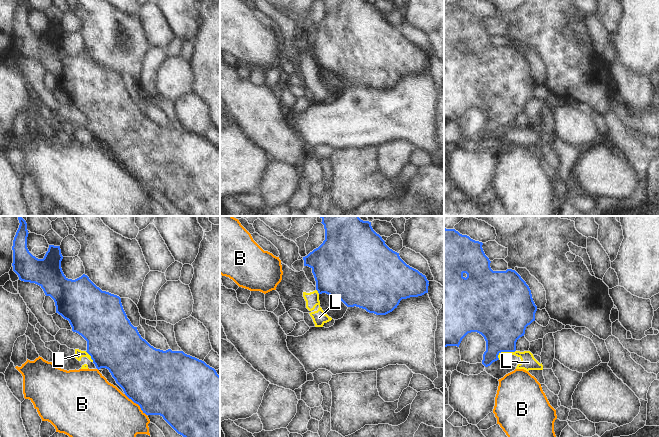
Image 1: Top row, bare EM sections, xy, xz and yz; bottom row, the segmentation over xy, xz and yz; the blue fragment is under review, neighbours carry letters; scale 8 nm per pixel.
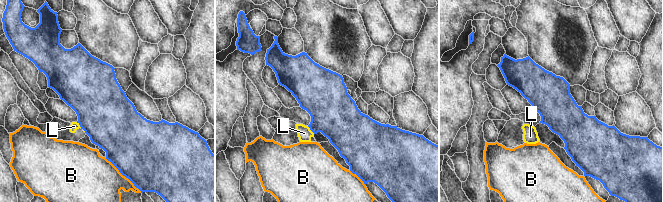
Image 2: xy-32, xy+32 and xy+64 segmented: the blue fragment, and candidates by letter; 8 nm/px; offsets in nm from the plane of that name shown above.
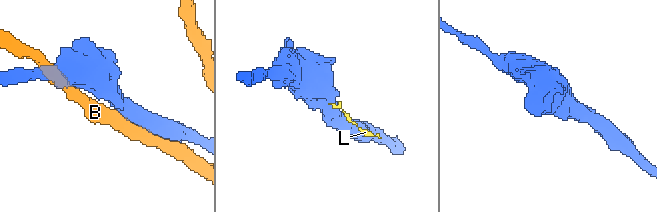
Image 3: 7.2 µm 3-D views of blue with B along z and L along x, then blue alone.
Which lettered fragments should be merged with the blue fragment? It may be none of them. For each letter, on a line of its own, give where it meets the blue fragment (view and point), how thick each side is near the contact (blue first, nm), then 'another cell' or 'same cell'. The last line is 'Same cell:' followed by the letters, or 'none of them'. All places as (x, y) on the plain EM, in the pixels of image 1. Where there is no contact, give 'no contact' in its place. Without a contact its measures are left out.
B: meets blue in xy at (136, 179); 500 nm thick on the blue side, 460 nm on the other; another cell
L: meets blue in yz at (505, 127); 400 nm thick on the blue side, 120 nm on the other; another cell
Same cell: none of them

